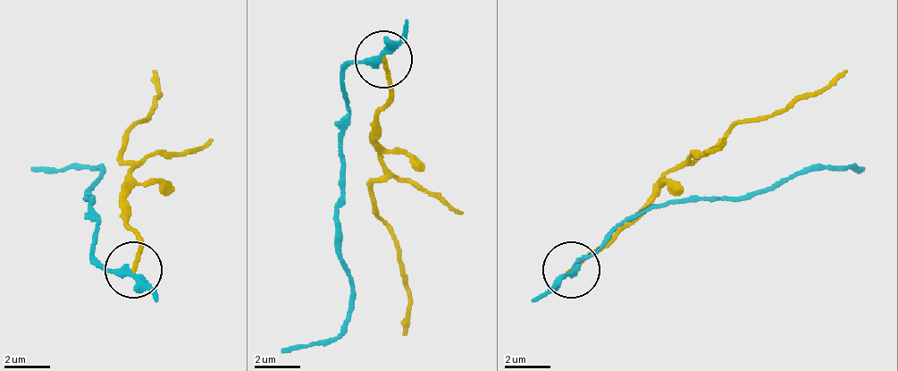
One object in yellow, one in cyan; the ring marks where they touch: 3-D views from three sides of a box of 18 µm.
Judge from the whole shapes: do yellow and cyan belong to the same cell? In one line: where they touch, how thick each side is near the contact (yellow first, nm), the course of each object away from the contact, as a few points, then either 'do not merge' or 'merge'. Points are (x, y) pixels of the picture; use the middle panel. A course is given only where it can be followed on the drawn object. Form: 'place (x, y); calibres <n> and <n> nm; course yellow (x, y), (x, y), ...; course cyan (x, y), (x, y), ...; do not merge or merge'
place (383, 59); calibres 180 and 280 nm; course yellow (385, 57), (385, 172), (373, 211), (390, 228), (407, 302), (402, 336); course cyan (379, 57), (345, 69), (345, 114), (339, 143), (339, 240), (351, 307), (334, 336), (282, 353); do not merge

